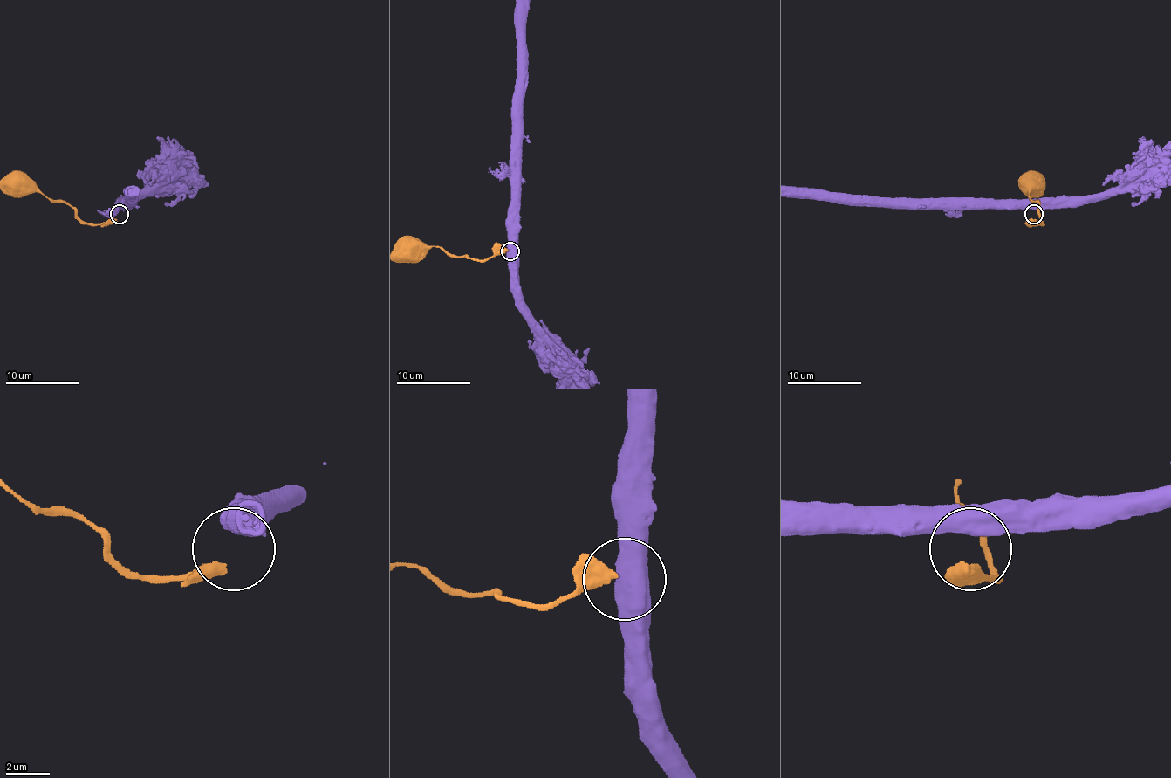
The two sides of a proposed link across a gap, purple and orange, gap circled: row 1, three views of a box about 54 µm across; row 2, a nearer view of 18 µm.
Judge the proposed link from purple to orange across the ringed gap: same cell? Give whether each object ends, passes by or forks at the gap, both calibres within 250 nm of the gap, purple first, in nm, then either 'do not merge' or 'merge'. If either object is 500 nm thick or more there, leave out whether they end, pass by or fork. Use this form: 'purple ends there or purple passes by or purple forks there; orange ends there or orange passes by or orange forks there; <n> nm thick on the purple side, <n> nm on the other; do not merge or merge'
800 nm thick on the purple side, 480 nm on the other; do not merge

